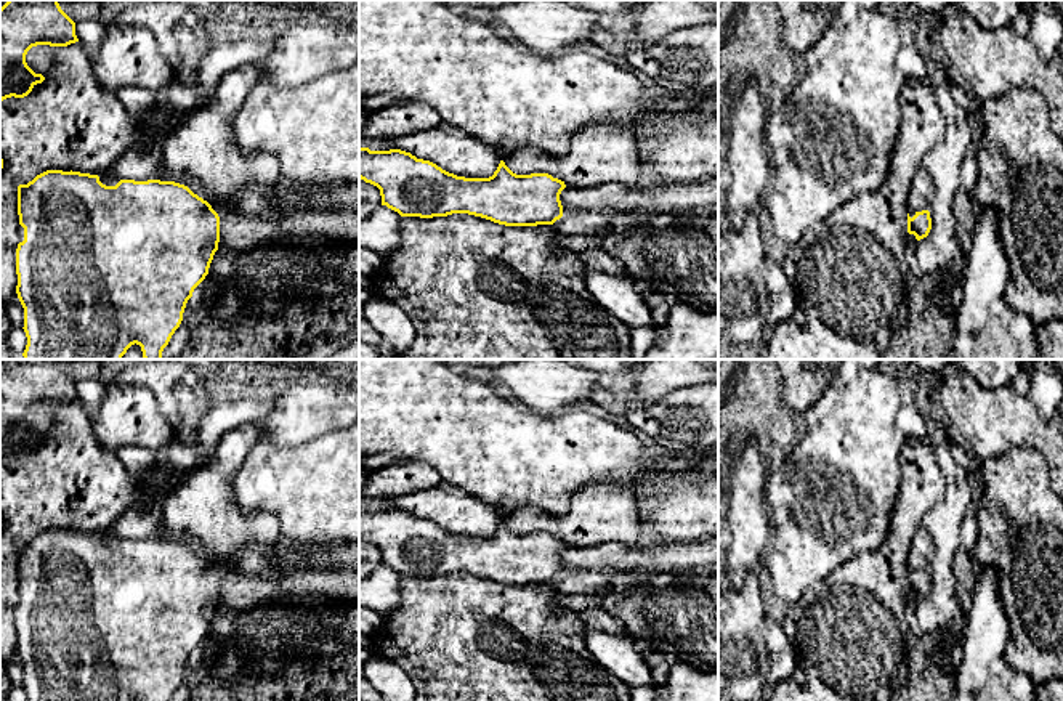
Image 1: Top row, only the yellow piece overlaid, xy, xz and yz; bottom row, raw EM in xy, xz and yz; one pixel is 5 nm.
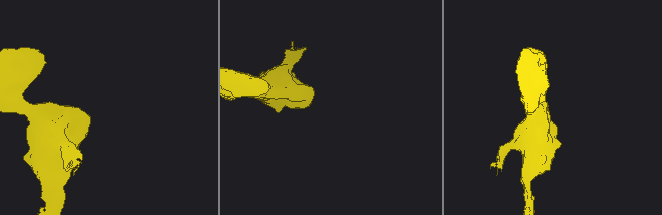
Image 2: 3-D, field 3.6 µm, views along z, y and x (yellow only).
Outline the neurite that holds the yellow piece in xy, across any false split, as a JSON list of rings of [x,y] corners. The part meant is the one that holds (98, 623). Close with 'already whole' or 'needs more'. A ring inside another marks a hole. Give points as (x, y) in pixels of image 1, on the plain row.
[[[46,529],[27,544],[18,545],[18,574],[24,587],[24,600],[16,608],[16,653],[24,667],[24,691],[27,701],[170,701],[183,680],[183,672],[194,648],[208,634],[210,622],[220,602],[220,576],[212,565],[188,545],[175,541],[120,539],[106,545],[98,534],[80,531]]]; already whole

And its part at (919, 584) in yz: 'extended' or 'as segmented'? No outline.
as segmented

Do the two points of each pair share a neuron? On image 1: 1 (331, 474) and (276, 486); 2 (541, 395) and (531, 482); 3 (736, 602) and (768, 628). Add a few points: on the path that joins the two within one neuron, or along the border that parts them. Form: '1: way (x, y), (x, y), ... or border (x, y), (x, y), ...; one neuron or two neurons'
1: way (318, 485), (289, 485); one neuron
2: border (507, 393), (542, 413), (561, 413), (576, 406); two neurons
3: border (763, 616), (762, 640), (770, 660); two neurons

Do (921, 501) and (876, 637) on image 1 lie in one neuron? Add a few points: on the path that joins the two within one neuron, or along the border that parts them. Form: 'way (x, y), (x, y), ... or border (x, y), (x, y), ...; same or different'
way (900, 534), (882, 555), (884, 603); same

